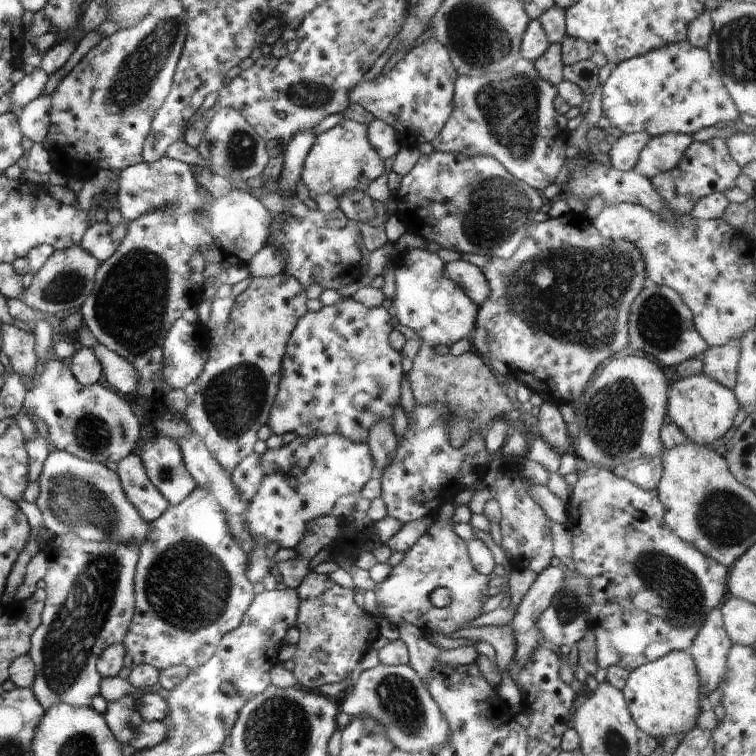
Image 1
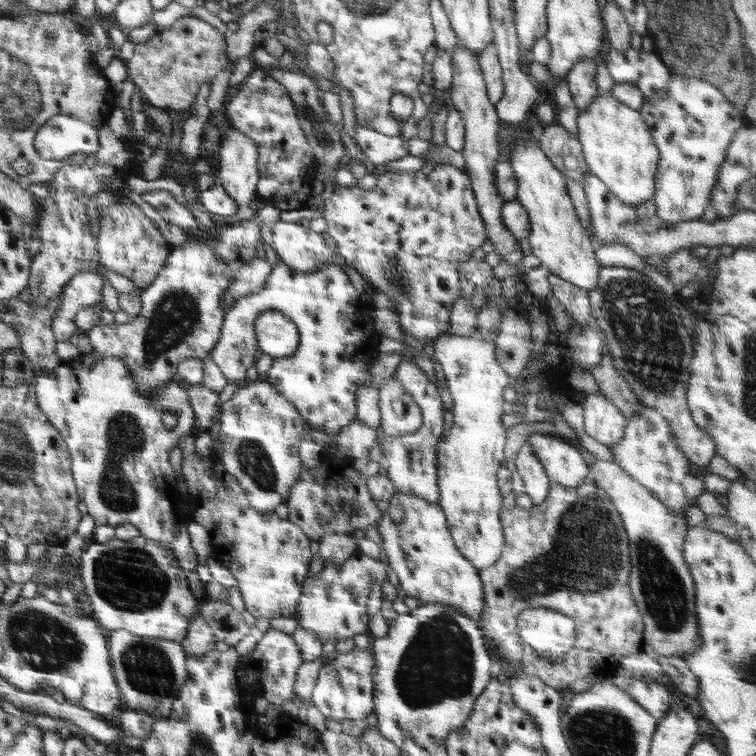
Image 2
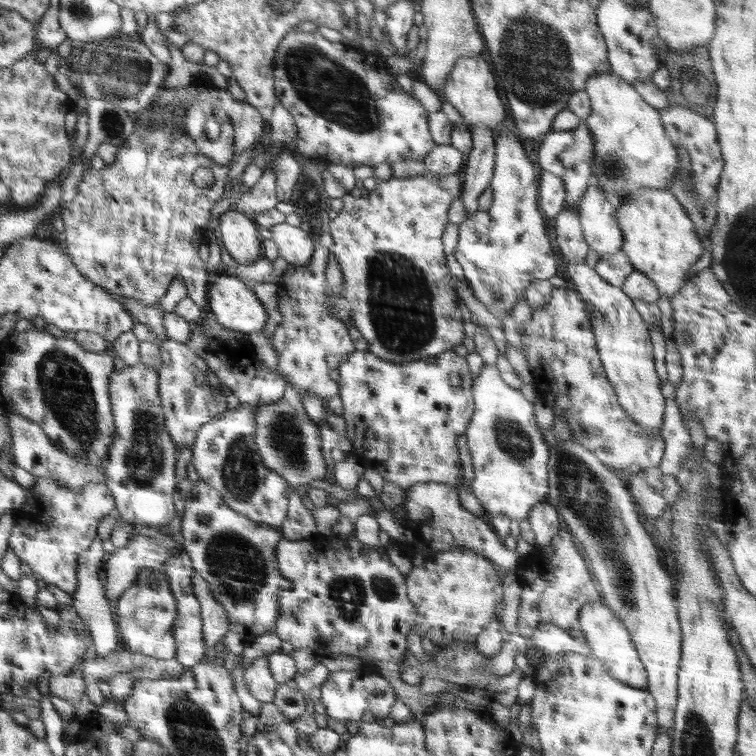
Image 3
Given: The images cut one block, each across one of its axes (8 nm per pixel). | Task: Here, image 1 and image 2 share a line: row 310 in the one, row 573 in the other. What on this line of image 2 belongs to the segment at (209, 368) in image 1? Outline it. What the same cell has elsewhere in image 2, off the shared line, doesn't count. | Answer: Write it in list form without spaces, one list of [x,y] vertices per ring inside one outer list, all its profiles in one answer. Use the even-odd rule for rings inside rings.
[[[195,435],[183,436],[177,447],[182,451],[183,467],[181,473],[186,482],[190,498],[196,504],[196,511],[189,520],[201,524],[211,536],[212,553],[215,559],[228,568],[230,574],[238,581],[238,590],[244,599],[246,610],[253,617],[281,618],[294,616],[298,600],[302,594],[302,584],[309,572],[311,550],[309,538],[291,520],[279,518],[275,512],[258,512],[251,507],[248,497],[242,490],[235,476],[232,476],[221,463],[216,452],[199,455],[195,451]]]

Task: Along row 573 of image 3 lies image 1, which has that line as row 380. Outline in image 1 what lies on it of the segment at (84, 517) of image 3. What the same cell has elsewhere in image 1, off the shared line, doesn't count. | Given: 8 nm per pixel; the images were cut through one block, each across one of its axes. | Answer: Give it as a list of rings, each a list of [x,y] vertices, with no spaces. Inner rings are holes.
[[[50,358],[39,366],[33,384],[34,388],[26,394],[23,409],[48,426],[50,441],[60,451],[96,463],[104,460],[118,463],[138,451],[141,425],[129,406],[129,399],[113,391],[103,381],[81,387],[68,365]]]

